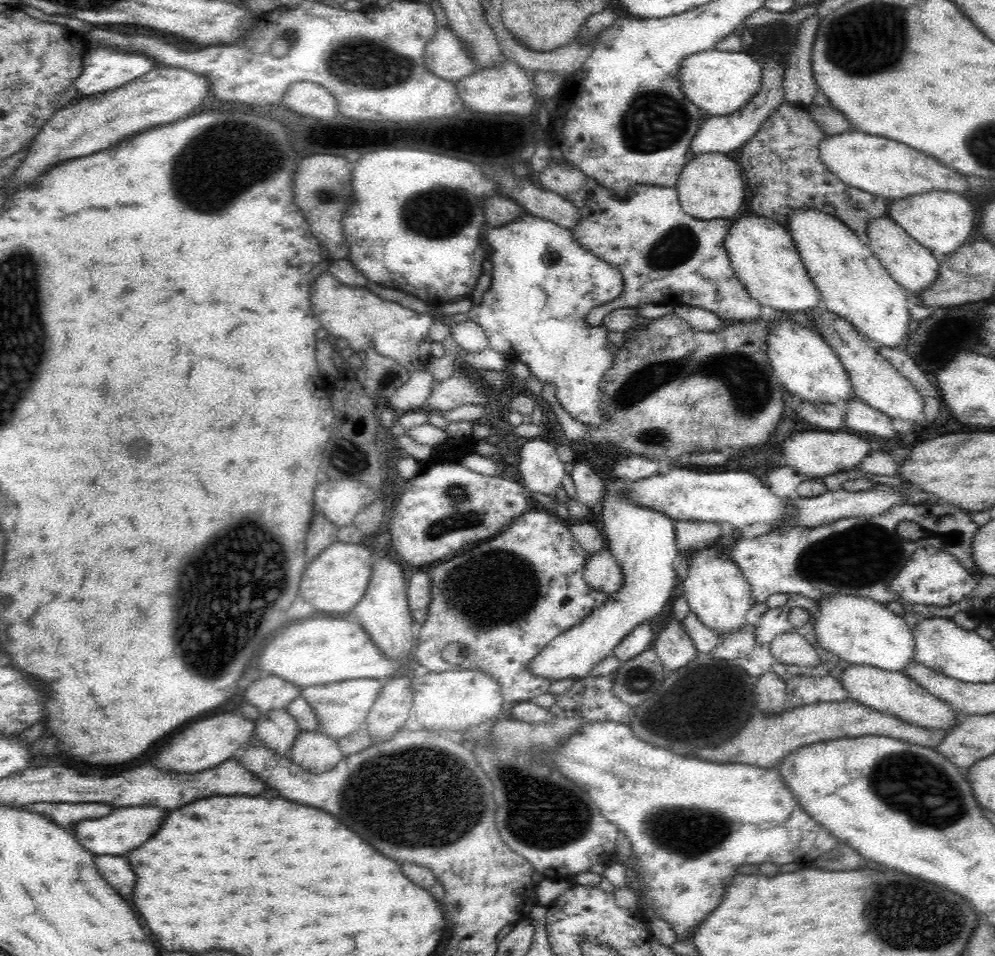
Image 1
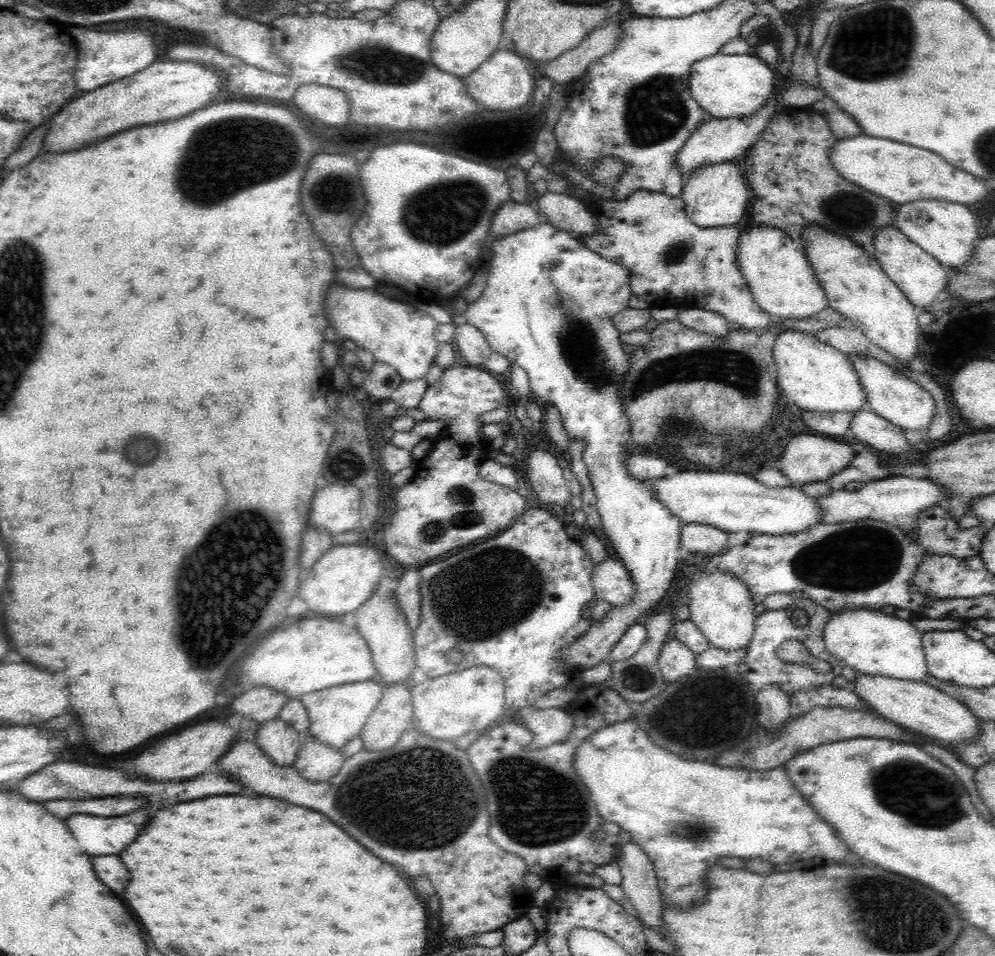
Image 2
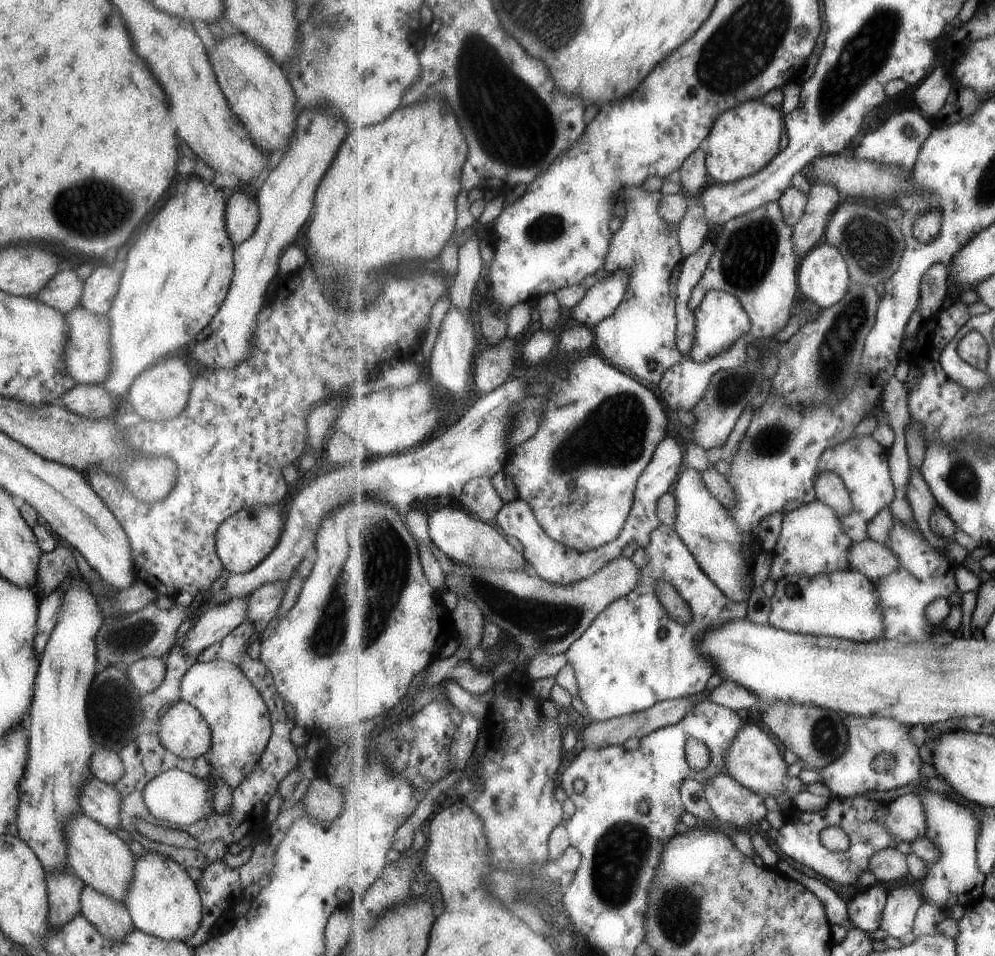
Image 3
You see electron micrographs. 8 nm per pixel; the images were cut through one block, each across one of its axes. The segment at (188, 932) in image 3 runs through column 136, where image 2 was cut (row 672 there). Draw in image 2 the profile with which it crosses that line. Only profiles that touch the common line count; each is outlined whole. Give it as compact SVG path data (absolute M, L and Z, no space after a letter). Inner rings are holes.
M841 608L831 611L822 633L826 650L858 673L912 682L925 682L930 675L922 634L912 627L910 620L882 614L879 610Z

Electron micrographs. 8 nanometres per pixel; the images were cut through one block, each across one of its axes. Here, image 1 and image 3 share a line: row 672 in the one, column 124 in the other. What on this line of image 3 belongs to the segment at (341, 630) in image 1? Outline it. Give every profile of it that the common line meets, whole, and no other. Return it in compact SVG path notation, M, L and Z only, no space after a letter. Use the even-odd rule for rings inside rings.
M197 176L187 178L185 192L171 196L129 247L118 291L105 314L110 322L110 369L101 386L118 404L124 402L131 382L145 367L174 356L176 350L193 341L197 332L209 324L226 297L234 271L234 244L226 231L224 219L226 200L223 190L213 186L209 180L201 180Z

